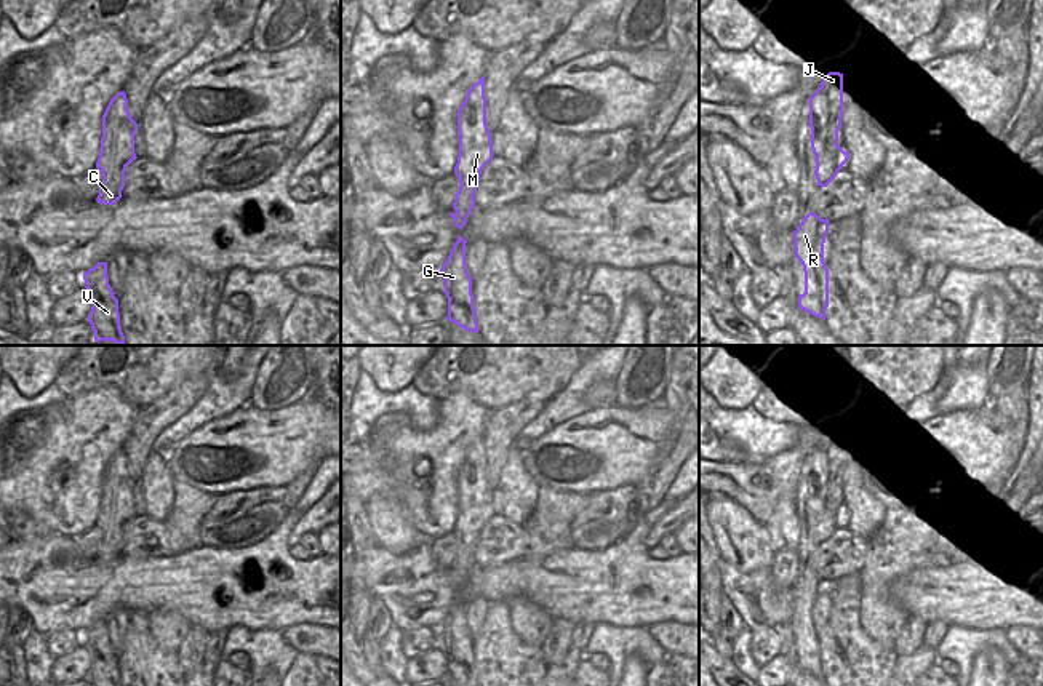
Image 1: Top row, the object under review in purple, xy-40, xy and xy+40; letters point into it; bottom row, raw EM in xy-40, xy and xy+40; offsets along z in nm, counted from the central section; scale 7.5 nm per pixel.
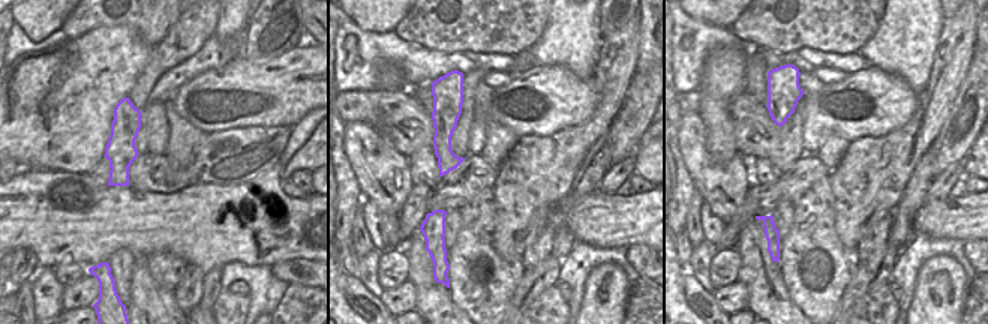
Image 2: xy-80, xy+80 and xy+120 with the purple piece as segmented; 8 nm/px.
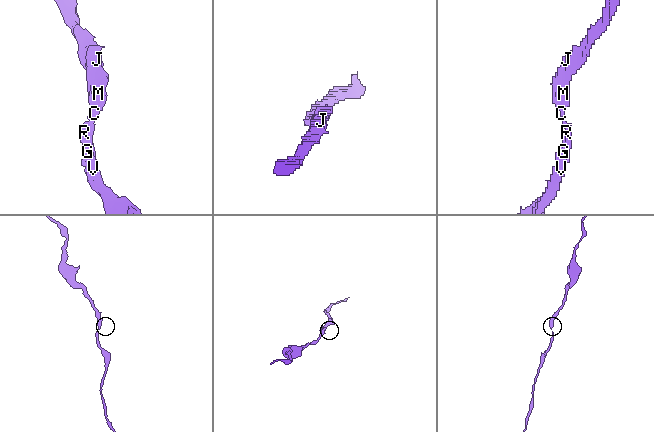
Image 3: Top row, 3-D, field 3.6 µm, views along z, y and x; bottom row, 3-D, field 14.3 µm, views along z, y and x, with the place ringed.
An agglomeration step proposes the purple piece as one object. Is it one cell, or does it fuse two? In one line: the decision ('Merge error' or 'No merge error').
No merge error

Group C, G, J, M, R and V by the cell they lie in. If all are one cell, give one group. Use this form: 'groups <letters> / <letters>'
groups C G J M R V

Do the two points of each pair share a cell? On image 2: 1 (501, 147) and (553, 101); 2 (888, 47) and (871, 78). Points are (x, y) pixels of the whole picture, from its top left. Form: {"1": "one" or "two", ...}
{"1": "two", "2": "two"}

